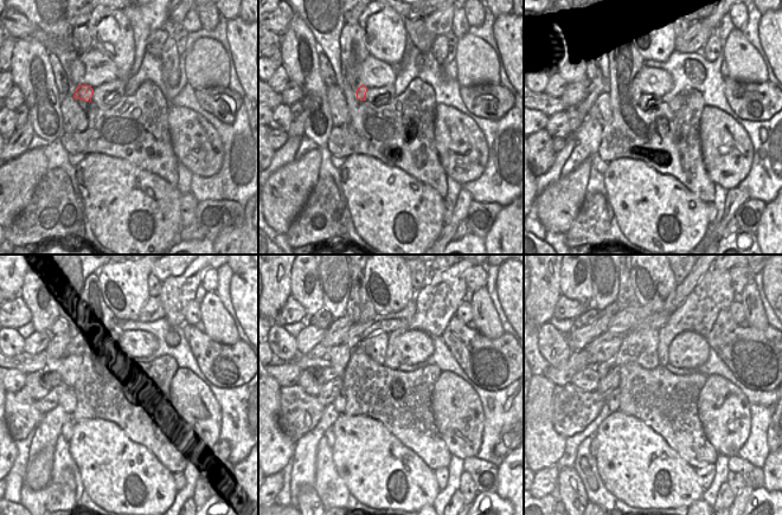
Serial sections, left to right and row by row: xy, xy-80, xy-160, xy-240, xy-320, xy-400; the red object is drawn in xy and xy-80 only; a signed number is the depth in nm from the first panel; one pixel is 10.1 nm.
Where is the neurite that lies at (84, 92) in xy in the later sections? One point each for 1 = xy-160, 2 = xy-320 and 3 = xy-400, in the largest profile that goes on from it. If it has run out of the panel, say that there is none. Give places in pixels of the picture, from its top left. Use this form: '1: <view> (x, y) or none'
1: xy-160 (636, 92)
2: xy-320 (376, 346)
3: xy-400 (641, 347)

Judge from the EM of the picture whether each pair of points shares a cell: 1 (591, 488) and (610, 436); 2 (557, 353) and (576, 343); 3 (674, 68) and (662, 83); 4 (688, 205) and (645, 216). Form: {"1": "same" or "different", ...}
{"1": "different", "2": "different", "3": "different", "4": "same"}

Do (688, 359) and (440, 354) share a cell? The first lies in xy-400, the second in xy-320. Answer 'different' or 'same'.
different

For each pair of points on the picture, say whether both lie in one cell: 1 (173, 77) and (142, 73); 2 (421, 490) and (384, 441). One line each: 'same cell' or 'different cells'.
1: different cells
2: same cell

